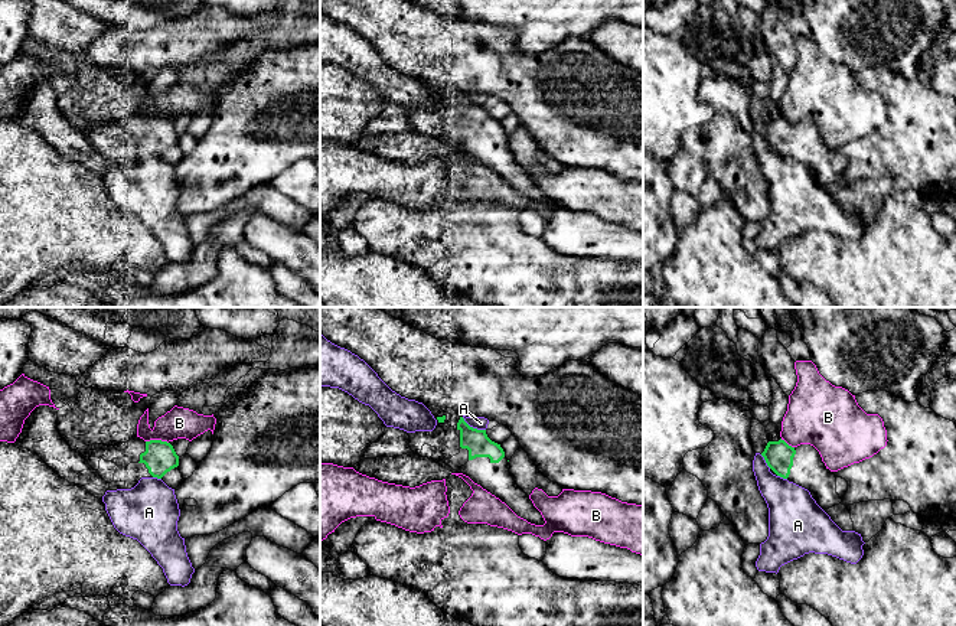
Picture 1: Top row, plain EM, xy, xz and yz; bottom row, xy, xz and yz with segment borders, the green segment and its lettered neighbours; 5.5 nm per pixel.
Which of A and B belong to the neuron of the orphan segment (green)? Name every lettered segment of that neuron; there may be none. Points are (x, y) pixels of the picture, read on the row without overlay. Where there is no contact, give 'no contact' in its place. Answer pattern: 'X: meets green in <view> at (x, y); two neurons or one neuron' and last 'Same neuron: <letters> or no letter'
A: meets green in xz at (472, 104); two neurons
B: meets green in xy at (157, 117); two neurons
Same neuron: no letter

